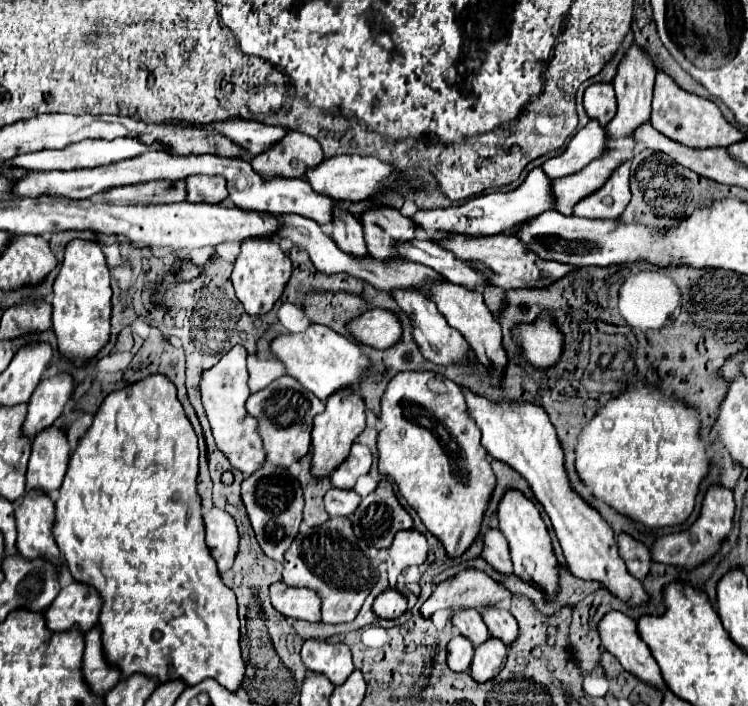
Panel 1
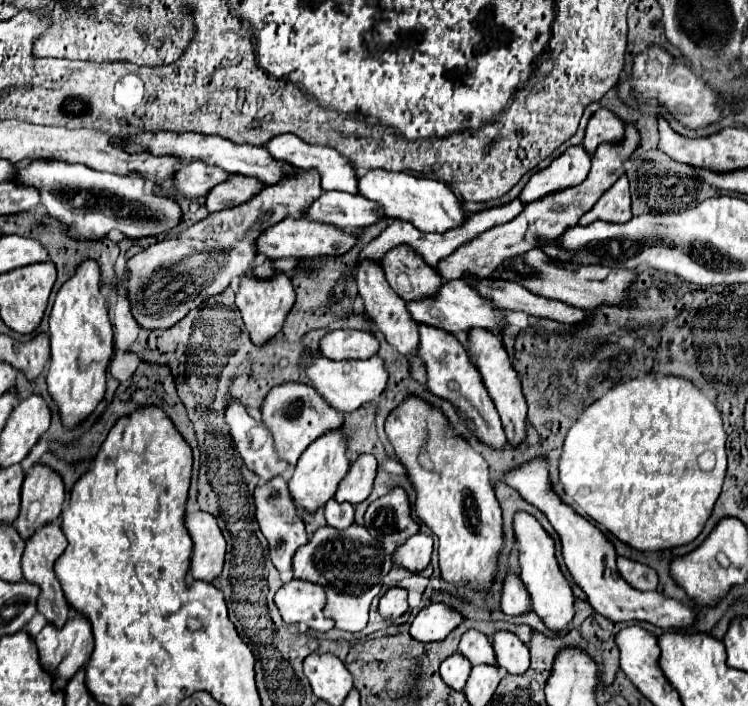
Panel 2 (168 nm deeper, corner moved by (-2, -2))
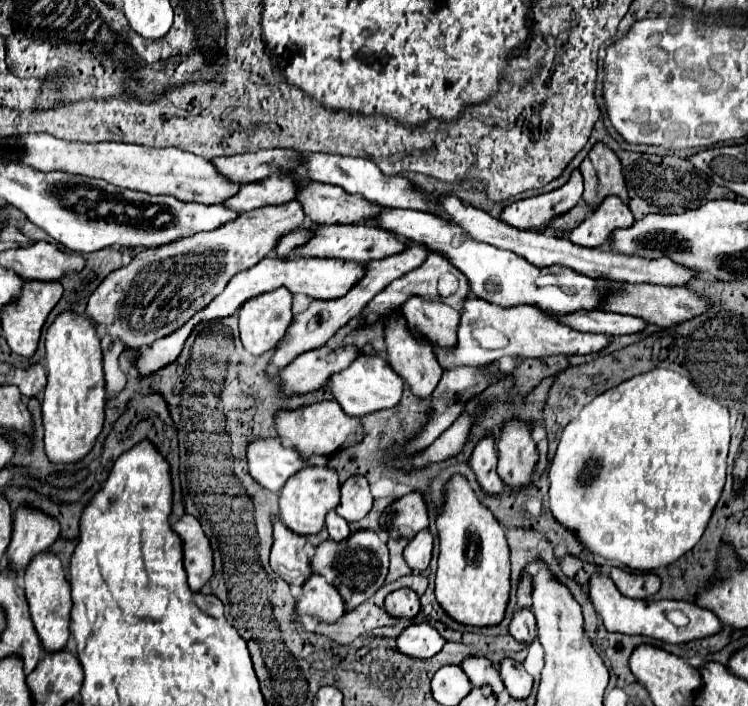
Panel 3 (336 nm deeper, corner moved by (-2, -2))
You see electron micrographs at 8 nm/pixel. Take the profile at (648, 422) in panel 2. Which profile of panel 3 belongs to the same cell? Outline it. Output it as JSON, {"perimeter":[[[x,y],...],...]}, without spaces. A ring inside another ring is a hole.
{"perimeter":[[[655,368],[645,374],[633,376],[631,380],[625,380],[617,384],[615,388],[605,390],[599,394],[591,404],[587,404],[575,420],[571,420],[563,432],[561,440],[555,452],[555,458],[549,468],[549,500],[551,500],[551,512],[557,522],[561,522],[565,528],[573,530],[579,540],[587,544],[587,548],[605,560],[617,560],[629,568],[651,572],[655,568],[667,566],[675,562],[679,556],[689,552],[695,546],[695,540],[701,538],[703,530],[707,528],[711,514],[721,498],[723,486],[725,486],[725,472],[727,472],[727,450],[731,440],[731,428],[729,428],[729,412],[725,406],[715,402],[711,396],[701,394],[689,378],[683,374],[677,374],[673,370]]]}

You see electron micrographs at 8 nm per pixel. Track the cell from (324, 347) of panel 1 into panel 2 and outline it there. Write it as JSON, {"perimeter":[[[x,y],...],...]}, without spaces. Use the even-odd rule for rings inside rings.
{"perimeter":[[[305,354],[303,356],[303,368],[307,370],[307,376],[311,378],[313,388],[339,412],[353,412],[359,406],[375,400],[381,396],[381,392],[387,386],[387,370],[383,366],[383,360],[379,356],[371,356],[369,360],[347,360],[347,362],[331,362],[323,358],[321,354]]]}

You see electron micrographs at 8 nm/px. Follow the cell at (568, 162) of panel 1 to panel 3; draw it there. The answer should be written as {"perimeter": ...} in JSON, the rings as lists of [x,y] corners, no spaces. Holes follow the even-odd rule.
{"perimeter":[[[573,170],[565,186],[547,194],[511,202],[501,212],[501,220],[521,230],[545,230],[547,222],[553,216],[571,210],[575,202],[581,200],[581,194],[583,194],[583,176],[579,170]]]}

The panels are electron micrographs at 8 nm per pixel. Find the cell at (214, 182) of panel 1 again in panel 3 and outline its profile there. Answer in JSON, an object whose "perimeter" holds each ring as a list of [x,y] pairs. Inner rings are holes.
{"perimeter":[[[269,176],[259,182],[243,184],[239,188],[239,194],[235,194],[235,198],[227,198],[227,202],[223,204],[229,210],[247,212],[247,210],[267,206],[267,204],[285,204],[293,200],[295,194],[297,194],[297,186],[293,178]]]}

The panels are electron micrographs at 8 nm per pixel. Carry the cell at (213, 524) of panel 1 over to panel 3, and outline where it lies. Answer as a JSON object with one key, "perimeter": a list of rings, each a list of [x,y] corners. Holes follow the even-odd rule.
{"perimeter":[[[185,514],[181,520],[177,520],[173,524],[173,530],[183,540],[183,564],[187,570],[189,588],[193,592],[199,592],[213,576],[211,542],[207,534],[203,534],[201,522],[191,514]]]}

